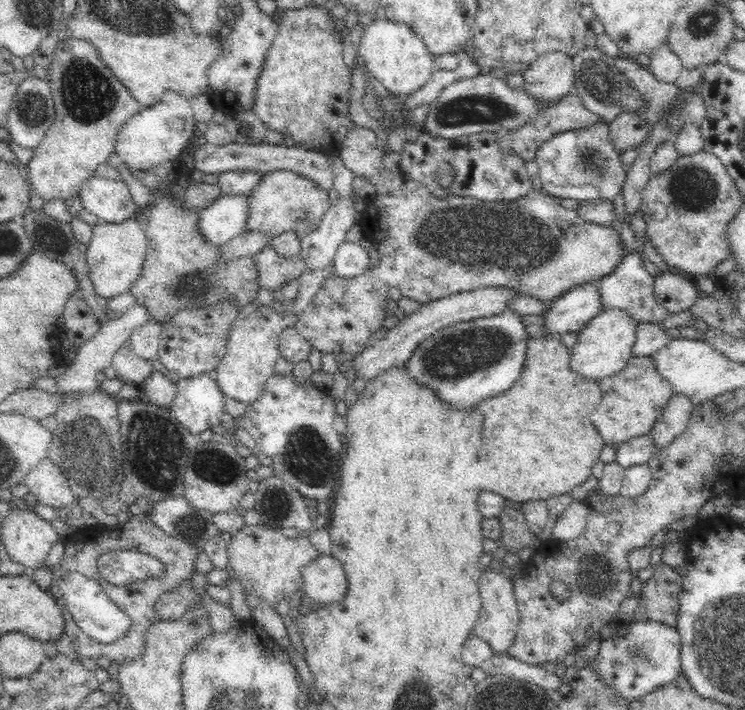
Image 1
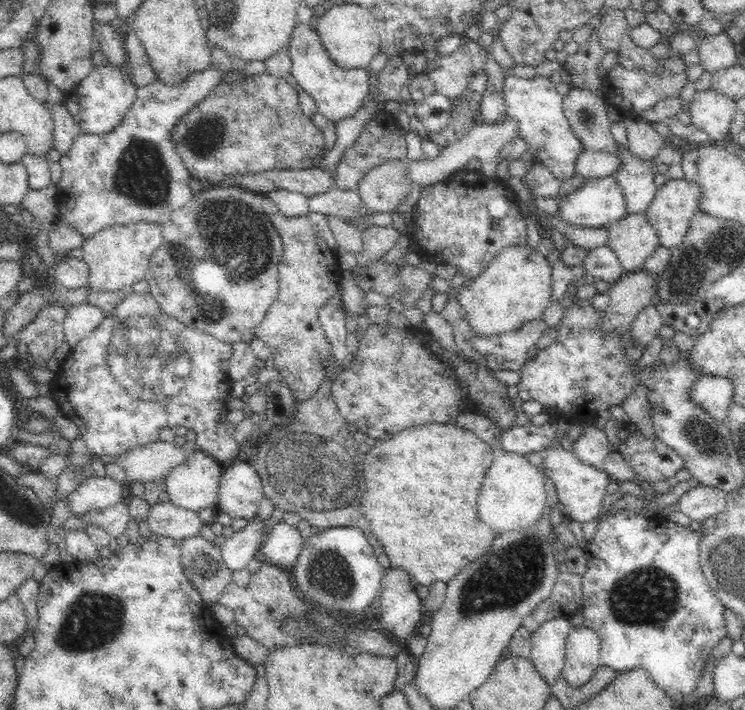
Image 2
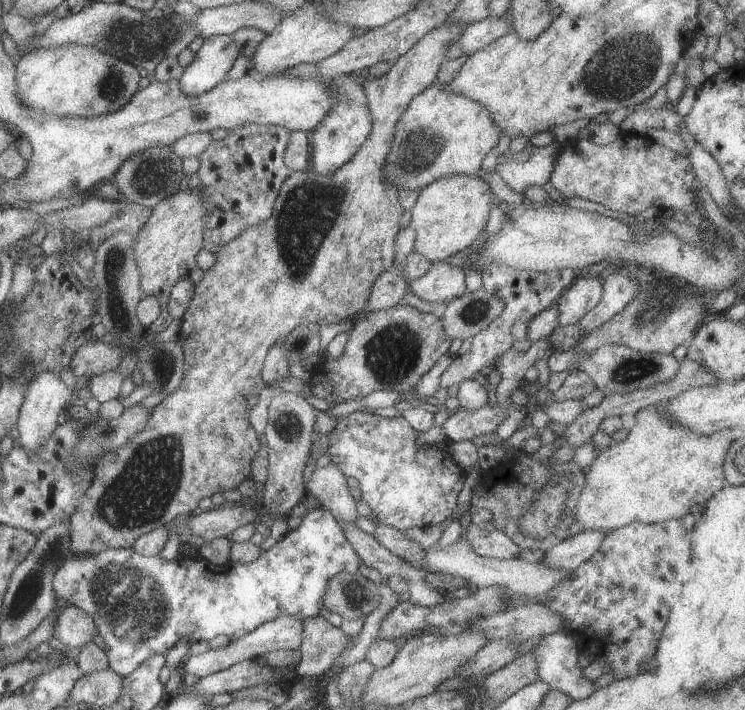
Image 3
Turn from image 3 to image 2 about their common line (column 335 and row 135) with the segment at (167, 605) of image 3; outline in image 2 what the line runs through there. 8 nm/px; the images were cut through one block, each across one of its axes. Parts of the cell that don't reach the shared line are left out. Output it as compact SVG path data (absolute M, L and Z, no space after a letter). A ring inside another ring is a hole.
M538 74L528 79L508 76L504 79L503 97L508 116L516 119L518 137L528 145L528 156L548 167L556 178L564 181L575 176L574 164L584 148L563 113L563 96L556 91L556 86L549 77Z

